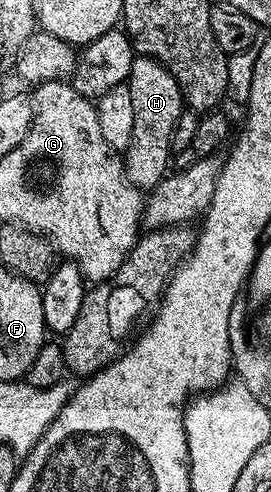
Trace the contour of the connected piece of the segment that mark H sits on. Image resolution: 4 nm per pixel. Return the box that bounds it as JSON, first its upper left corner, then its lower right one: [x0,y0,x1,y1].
[123,55,185,193]

